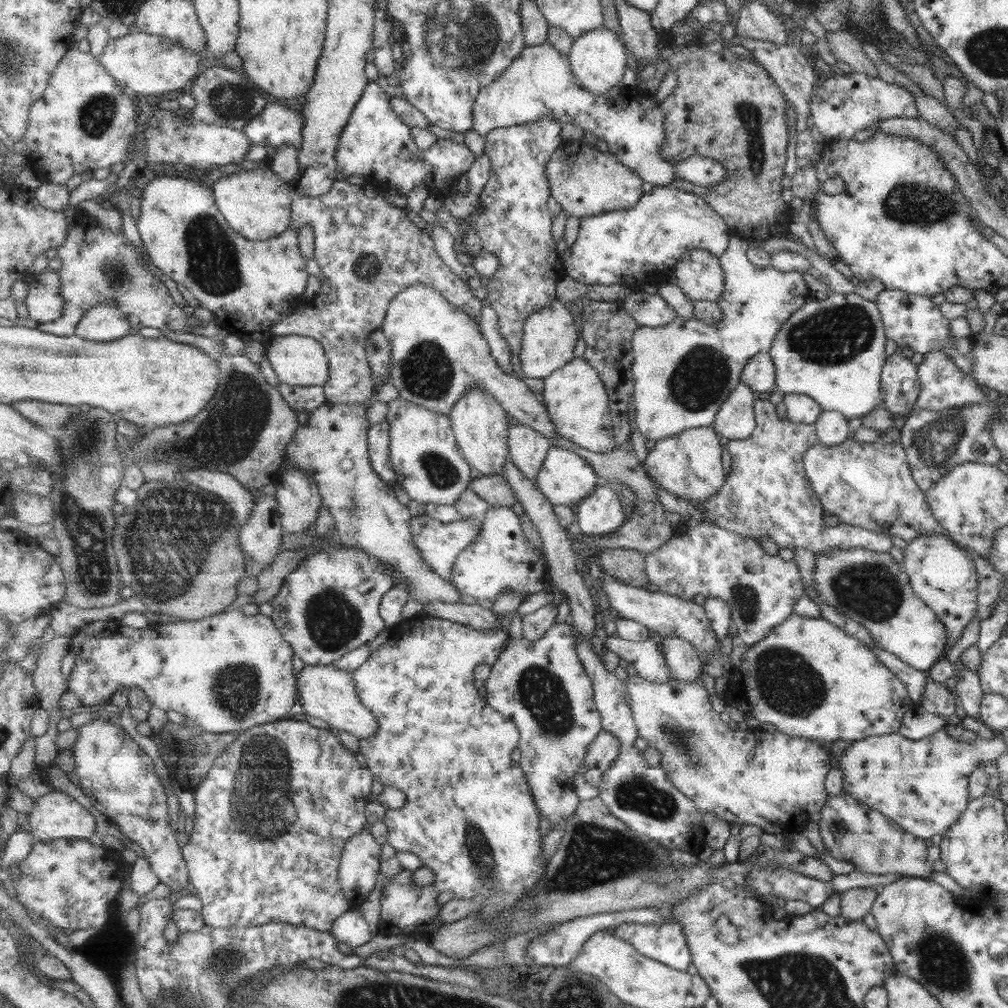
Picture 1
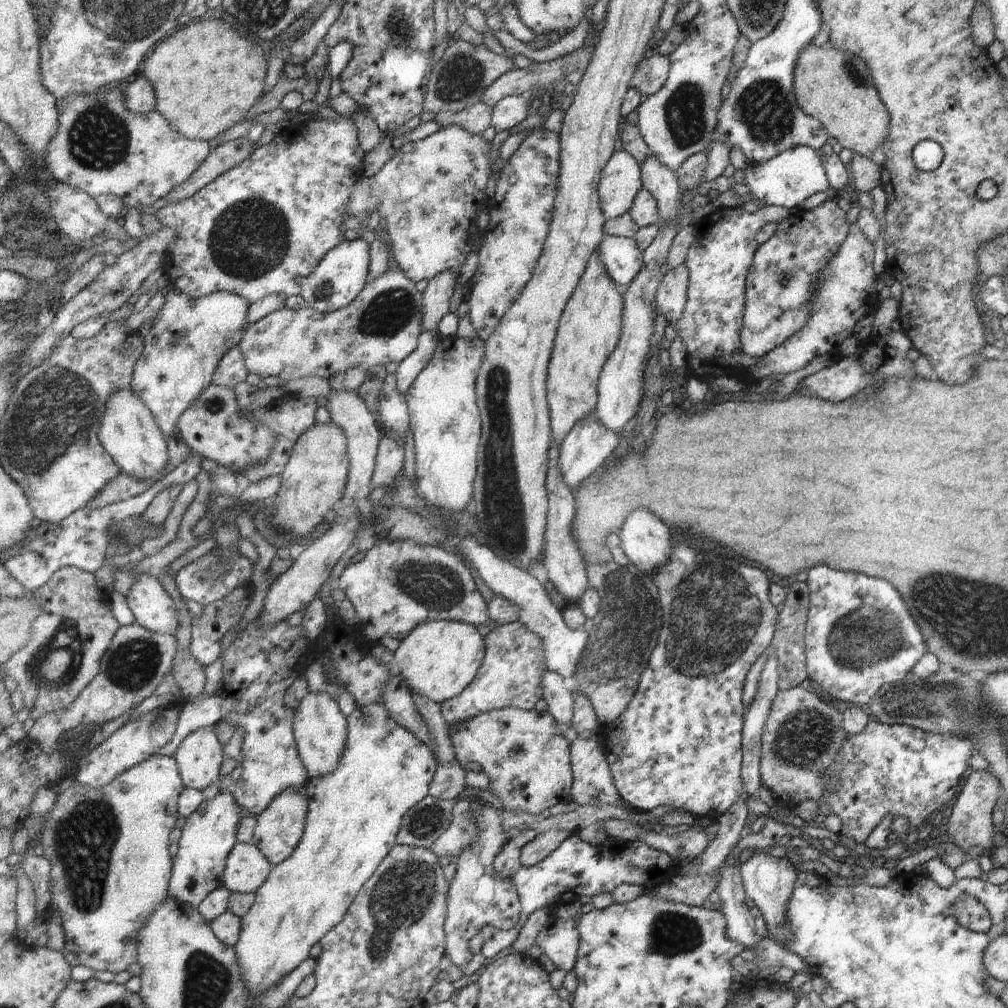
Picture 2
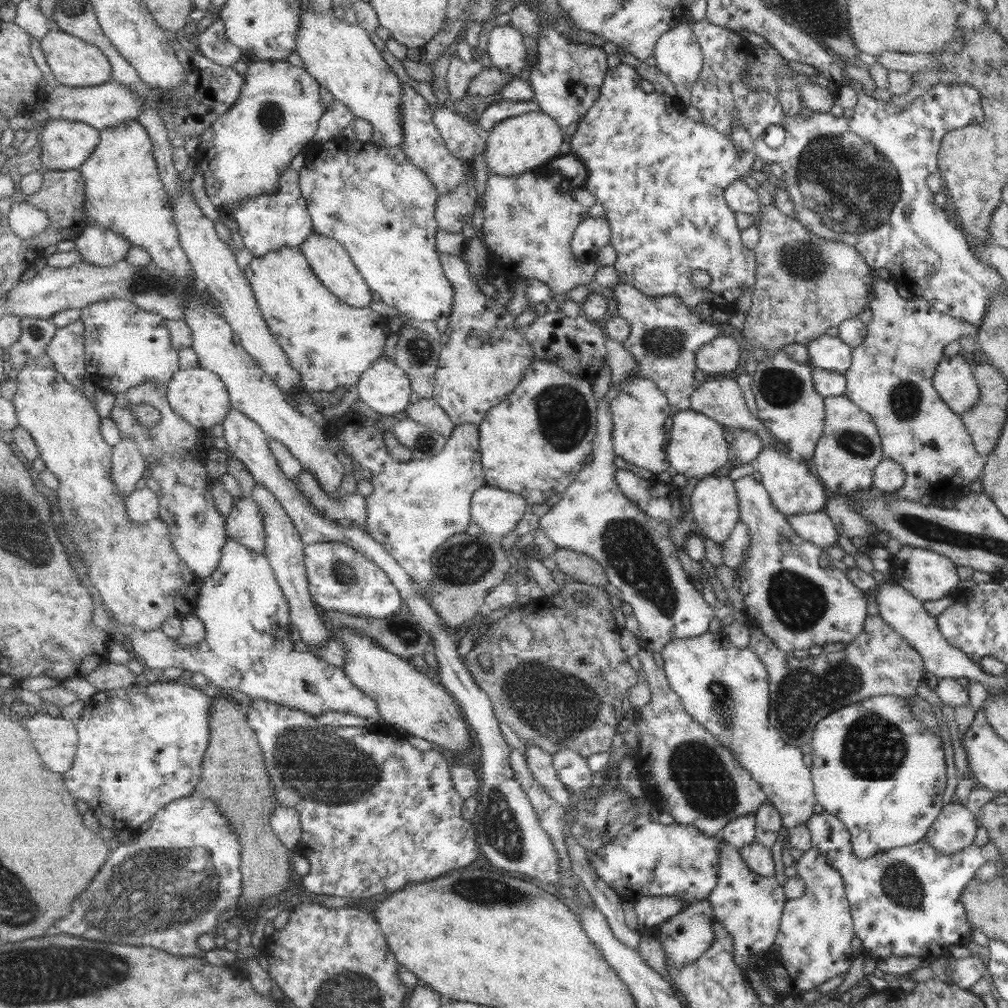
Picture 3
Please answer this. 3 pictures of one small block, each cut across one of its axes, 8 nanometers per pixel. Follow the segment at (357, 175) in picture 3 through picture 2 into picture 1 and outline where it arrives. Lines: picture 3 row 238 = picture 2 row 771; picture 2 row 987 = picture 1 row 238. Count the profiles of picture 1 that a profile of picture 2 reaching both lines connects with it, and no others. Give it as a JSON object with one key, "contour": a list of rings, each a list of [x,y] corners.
{"contour":[[[271,168],[253,171],[241,170],[235,174],[220,178],[213,188],[219,209],[238,234],[248,240],[265,241],[275,239],[290,230],[293,211],[291,204],[293,188]]]}

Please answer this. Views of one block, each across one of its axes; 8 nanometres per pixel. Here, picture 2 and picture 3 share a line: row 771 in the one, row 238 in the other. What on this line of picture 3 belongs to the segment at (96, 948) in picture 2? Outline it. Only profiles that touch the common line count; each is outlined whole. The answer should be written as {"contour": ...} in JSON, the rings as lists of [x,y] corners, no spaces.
{"contour":[[[130,120],[126,124],[107,128],[100,132],[100,144],[94,150],[94,154],[83,164],[80,169],[85,180],[85,211],[87,211],[88,226],[103,225],[113,229],[122,235],[122,238],[129,240],[133,246],[141,246],[149,251],[152,262],[167,269],[174,279],[183,279],[185,286],[189,287],[189,277],[193,279],[195,272],[190,260],[182,248],[179,237],[178,225],[175,222],[170,196],[162,182],[158,170],[158,162],[155,159],[154,142],[150,134],[136,120]]]}

